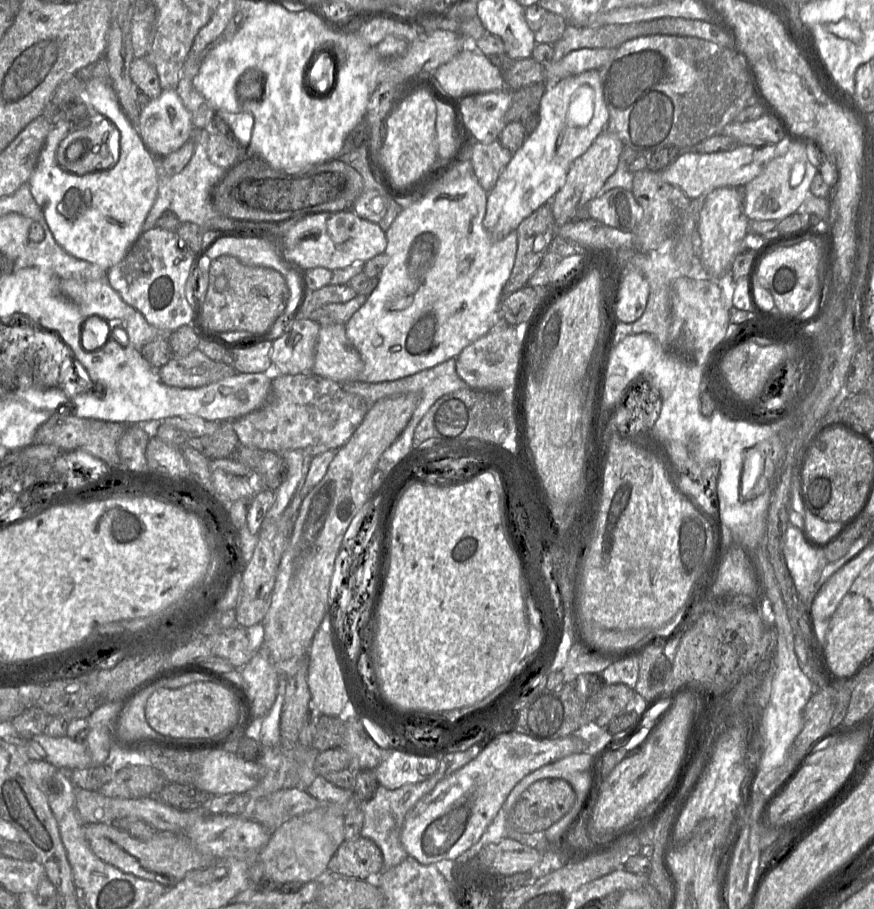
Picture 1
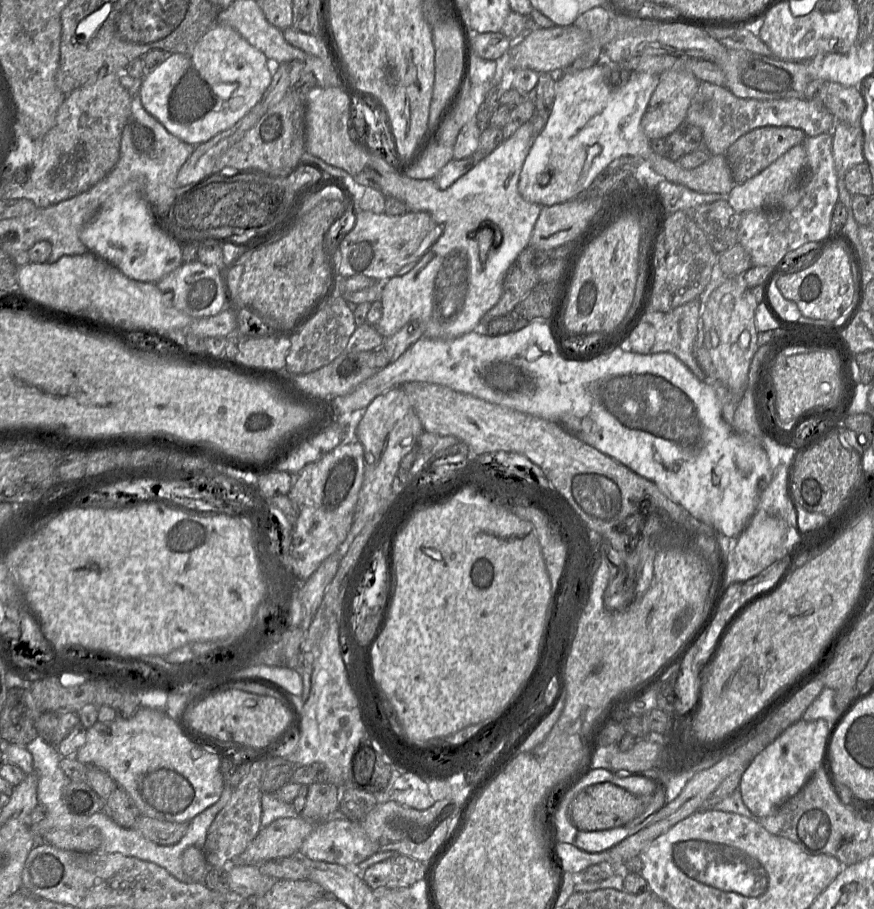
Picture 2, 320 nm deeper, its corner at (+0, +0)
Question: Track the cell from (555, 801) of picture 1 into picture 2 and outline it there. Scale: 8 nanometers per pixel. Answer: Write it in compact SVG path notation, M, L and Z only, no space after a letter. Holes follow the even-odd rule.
M598 783L586 787L575 796L569 806L569 818L579 830L606 830L624 826L637 817L644 821L649 815L657 814L665 804L662 785L653 796L636 796L613 784Z

